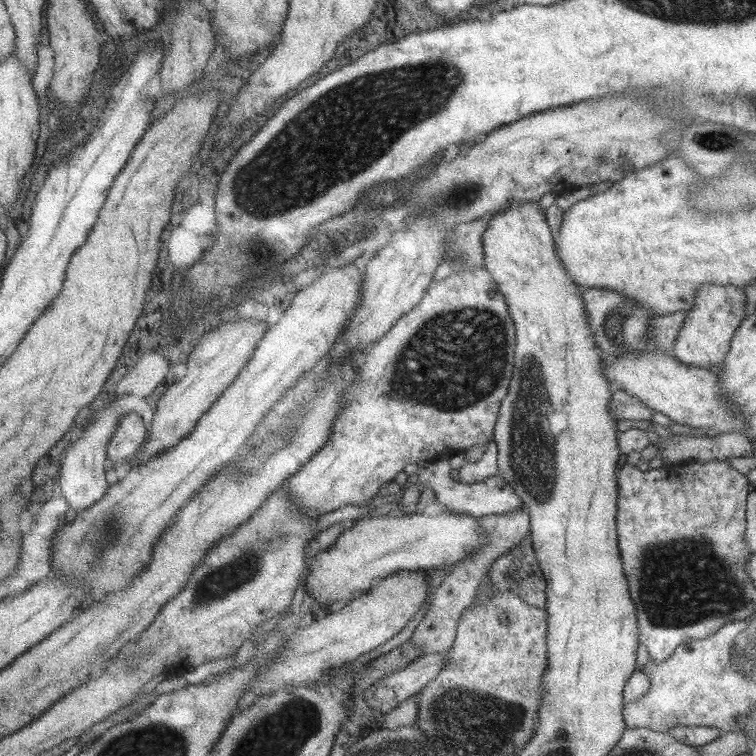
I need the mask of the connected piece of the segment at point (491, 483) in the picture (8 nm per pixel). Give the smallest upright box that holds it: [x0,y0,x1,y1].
[417,457,523,518]

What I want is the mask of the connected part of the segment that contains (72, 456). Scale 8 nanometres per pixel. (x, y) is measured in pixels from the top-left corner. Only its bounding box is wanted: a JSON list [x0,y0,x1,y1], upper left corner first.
[59,408,123,514]

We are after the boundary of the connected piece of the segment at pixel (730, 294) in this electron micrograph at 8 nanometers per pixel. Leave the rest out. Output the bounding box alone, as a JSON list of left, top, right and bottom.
[668,284,746,369]

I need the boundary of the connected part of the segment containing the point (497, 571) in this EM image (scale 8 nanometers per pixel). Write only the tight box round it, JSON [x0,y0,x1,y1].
[473,537,547,610]

